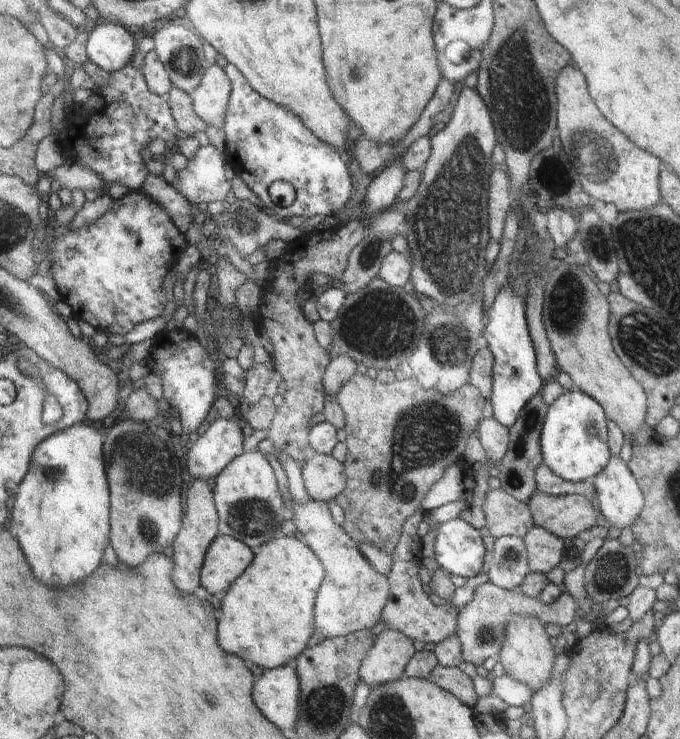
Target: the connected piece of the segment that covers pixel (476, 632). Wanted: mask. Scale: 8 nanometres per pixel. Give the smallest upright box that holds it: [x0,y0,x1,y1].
[456,582,580,666]

